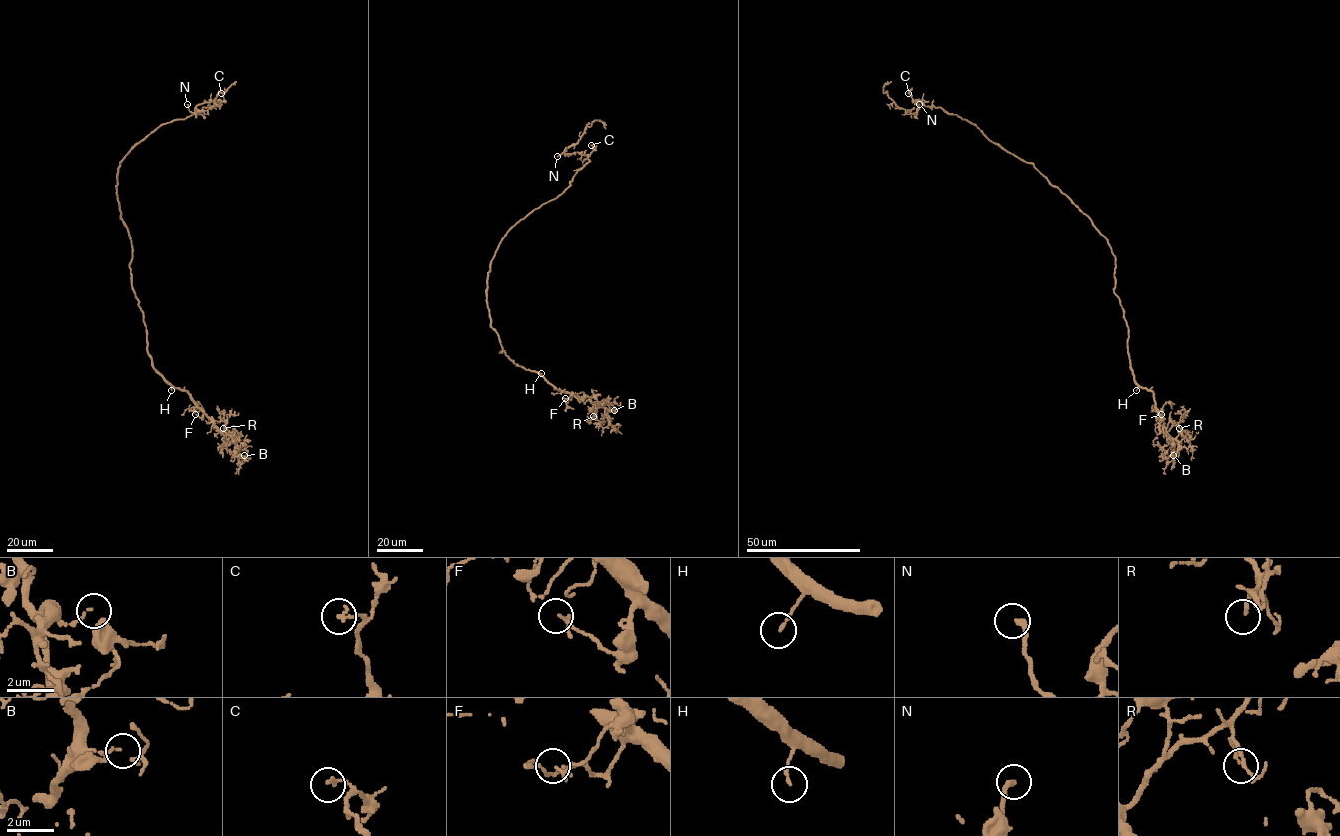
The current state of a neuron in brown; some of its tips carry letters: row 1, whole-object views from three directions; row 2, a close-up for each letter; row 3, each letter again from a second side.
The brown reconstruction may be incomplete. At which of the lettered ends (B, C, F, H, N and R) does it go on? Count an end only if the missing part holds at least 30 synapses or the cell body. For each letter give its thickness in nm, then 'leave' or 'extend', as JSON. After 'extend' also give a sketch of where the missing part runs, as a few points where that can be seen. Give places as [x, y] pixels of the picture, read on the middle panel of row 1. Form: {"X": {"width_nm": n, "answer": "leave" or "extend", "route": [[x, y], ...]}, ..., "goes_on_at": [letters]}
{"B": {"width_nm": 90, "answer": "leave"}, "C": {"width_nm": 120, "answer": "leave"}, "F": {"width_nm": 110, "answer": "leave"}, "H": {"width_nm": 120, "answer": "leave"}, "N": {"width_nm": 240, "answer": "leave"}, "R": {"width_nm": 120, "answer": "leave"}, "goes_on_at": []}

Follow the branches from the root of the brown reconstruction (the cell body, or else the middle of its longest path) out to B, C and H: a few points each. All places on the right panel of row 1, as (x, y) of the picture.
B: (1082, 211), (1115, 258), (1114, 292), (1128, 328), (1130, 368), (1153, 393), (1159, 429), (1178, 442), (1173, 455)
C: (1082, 211), (1032, 163), (994, 143), (971, 123), (940, 107), (914, 101), (908, 93)
H: (1082, 211), (1106, 239), (1115, 258), (1114, 292), (1128, 328), (1127, 353), (1138, 386), (1136, 390)

